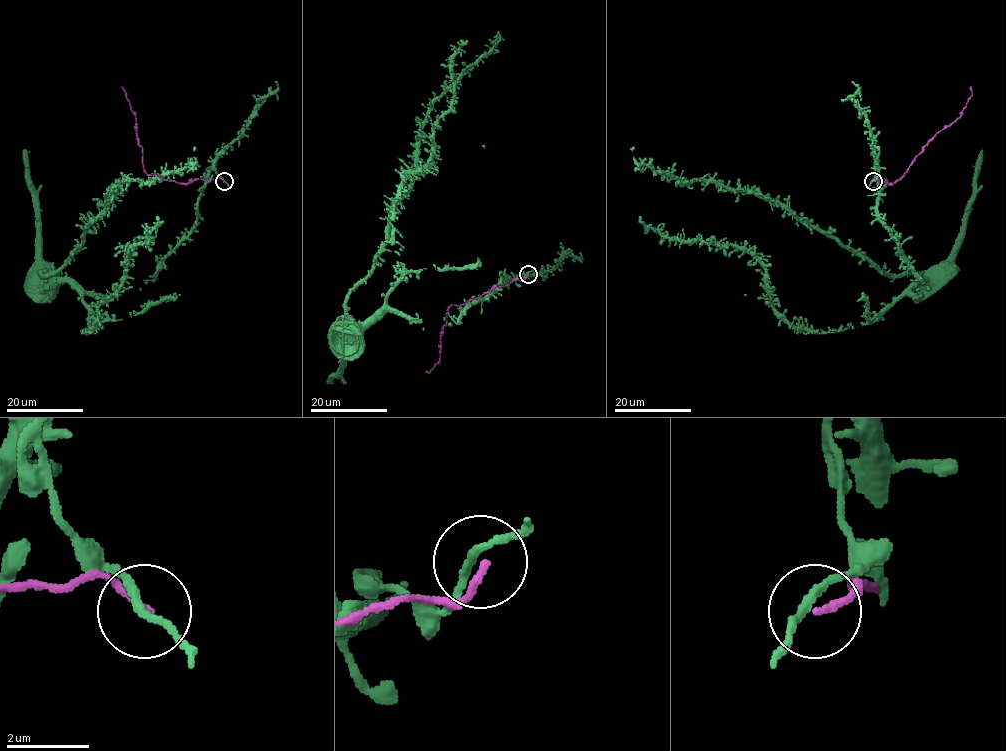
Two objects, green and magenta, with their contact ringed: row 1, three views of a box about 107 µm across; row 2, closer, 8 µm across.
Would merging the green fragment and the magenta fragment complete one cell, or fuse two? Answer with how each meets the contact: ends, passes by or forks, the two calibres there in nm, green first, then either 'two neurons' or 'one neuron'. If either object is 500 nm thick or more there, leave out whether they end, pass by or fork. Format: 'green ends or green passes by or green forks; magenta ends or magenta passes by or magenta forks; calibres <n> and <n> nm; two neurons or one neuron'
green passes by; magenta ends; calibres 180 and 170 nm; two neurons

